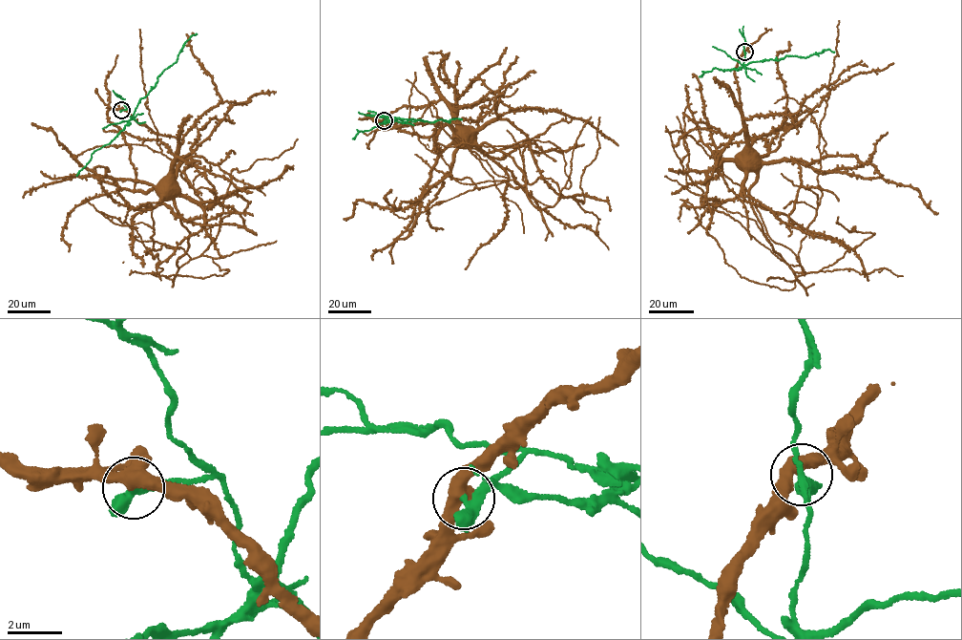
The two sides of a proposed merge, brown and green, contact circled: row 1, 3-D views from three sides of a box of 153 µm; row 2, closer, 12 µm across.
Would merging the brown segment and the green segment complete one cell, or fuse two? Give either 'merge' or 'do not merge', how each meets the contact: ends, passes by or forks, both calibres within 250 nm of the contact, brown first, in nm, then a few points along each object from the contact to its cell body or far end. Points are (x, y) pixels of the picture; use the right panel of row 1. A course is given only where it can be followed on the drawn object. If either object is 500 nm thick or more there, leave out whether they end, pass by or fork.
do not merge; brown forks; green passes by; calibres 380 and 300 nm; course brown (743, 52), (734, 72), (742, 104), (745, 146), (738, 158); course green (744, 52), (745, 65), (787, 55), (805, 58), (829, 50), (834, 53)

